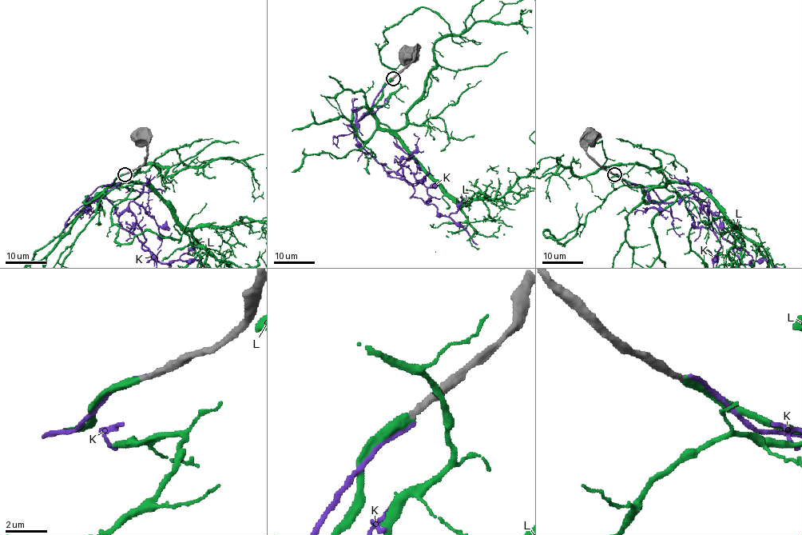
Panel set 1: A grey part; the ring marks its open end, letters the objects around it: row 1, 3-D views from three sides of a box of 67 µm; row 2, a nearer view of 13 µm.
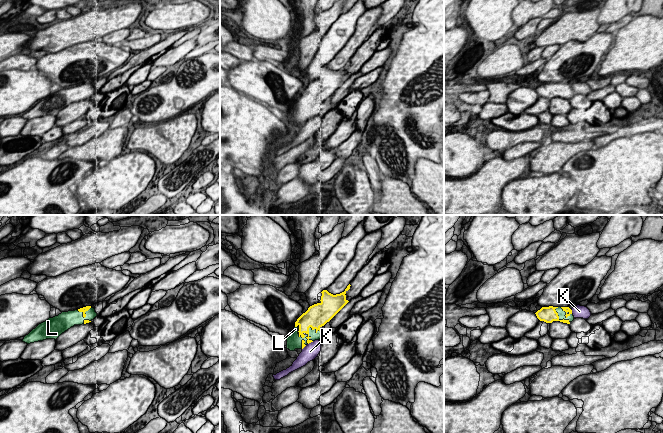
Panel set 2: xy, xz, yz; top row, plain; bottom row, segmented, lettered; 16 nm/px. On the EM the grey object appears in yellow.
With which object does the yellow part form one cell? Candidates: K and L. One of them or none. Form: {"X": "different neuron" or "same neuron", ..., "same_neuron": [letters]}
{"K": "different neuron", "L": "same neuron", "same_neuron": ["L"]}

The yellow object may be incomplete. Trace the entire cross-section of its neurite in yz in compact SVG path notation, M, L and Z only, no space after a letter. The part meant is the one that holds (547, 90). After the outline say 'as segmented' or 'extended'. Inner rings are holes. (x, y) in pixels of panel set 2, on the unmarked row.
M542 83L535 90L540 97L546 99L560 97L570 100L574 96L572 86L569 83Z; extended

